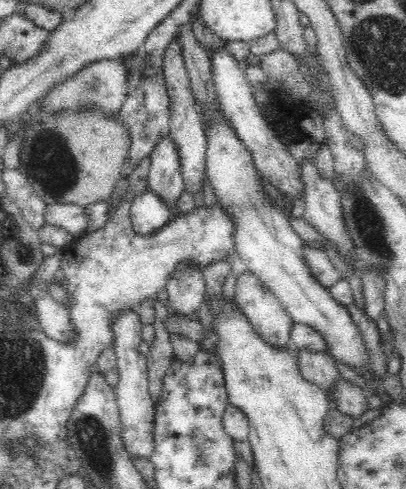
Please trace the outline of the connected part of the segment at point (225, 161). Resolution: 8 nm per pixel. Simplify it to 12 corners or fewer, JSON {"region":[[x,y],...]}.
{"region":[[222,109],[205,174],[235,249],[293,322],[365,378],[357,318],[316,281]]}

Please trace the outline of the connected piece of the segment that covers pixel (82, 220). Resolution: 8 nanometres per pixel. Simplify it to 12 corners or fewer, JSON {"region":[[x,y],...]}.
{"region":[[52,203],[44,222],[75,236],[87,232],[88,218],[77,204]]}

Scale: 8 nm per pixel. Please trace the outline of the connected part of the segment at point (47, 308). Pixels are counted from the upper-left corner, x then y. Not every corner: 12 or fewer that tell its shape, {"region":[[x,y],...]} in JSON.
{"region":[[37,293],[35,318],[52,341],[72,341],[69,311]]}

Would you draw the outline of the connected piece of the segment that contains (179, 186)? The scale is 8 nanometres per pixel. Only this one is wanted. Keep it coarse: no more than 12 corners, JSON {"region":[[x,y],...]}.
{"region":[[169,134],[148,159],[149,188],[167,202],[185,184],[180,155]]}

